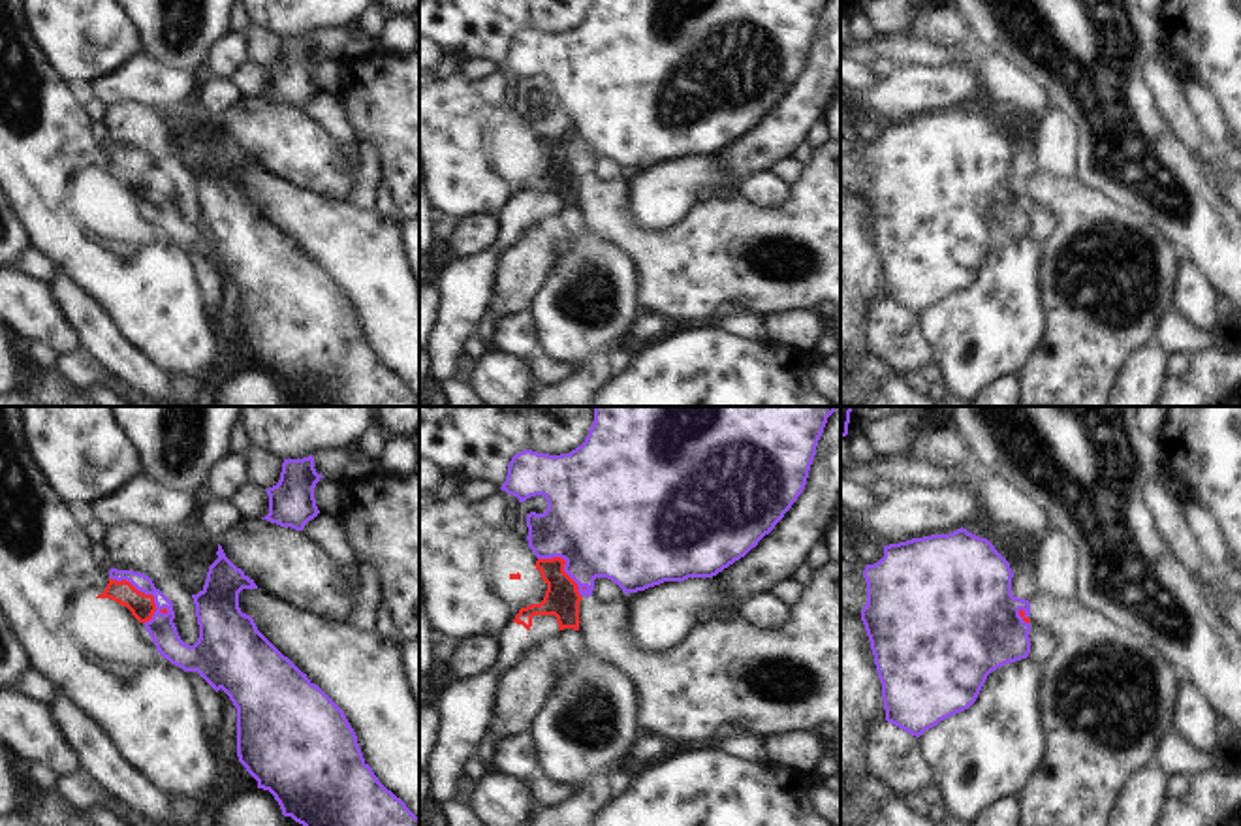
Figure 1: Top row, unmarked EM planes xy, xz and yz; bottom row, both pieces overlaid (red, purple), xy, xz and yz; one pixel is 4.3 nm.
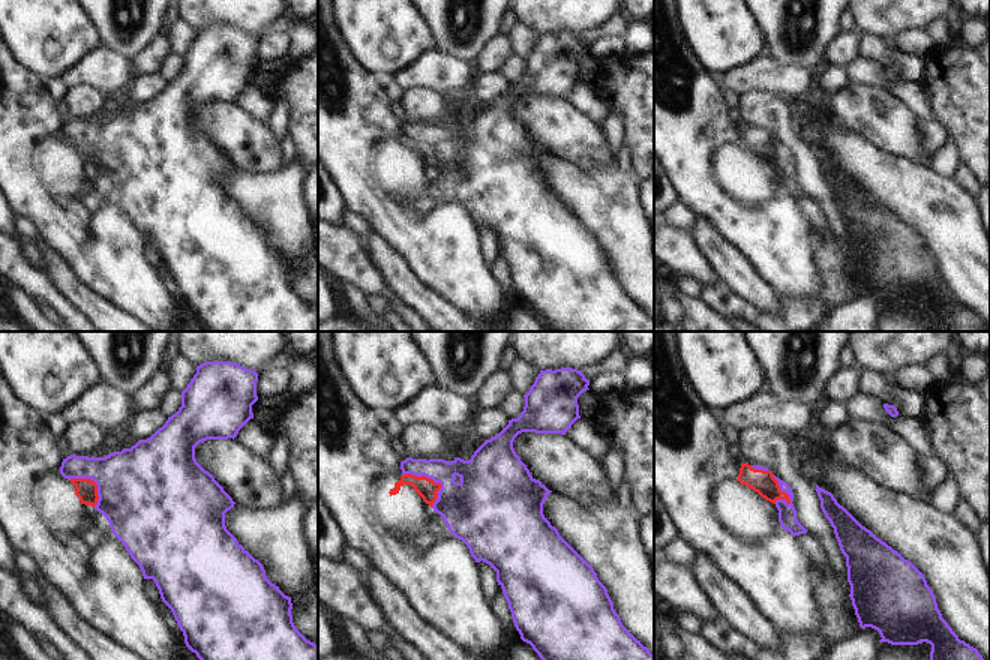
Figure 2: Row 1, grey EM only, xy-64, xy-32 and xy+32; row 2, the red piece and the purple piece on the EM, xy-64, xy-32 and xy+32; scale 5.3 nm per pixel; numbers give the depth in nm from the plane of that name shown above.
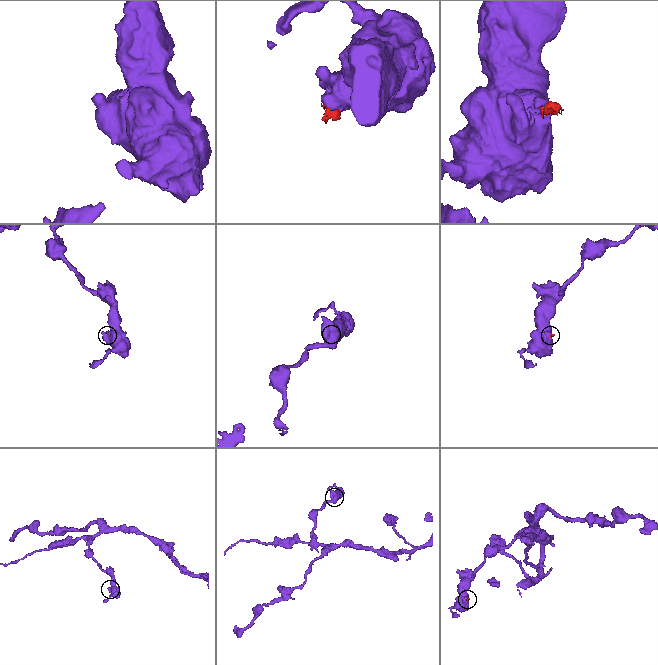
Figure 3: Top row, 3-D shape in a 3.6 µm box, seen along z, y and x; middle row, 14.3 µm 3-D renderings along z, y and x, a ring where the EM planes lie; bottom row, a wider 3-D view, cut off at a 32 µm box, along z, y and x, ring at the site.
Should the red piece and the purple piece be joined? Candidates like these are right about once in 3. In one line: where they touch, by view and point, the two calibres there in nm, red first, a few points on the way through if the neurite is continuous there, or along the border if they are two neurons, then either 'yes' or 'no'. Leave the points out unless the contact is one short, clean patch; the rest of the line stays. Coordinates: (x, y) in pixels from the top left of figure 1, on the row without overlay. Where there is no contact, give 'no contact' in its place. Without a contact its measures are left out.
xy (143, 172) | 110/120 nm | across xy (141, 185), (143, 172), (153, 175), (162, 207) | yes

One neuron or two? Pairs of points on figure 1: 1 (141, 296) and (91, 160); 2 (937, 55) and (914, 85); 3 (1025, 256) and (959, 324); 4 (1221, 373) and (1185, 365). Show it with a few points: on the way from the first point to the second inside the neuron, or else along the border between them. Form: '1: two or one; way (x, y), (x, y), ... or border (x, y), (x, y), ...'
1: one; way (123, 262), (89, 224), (89, 194)
2: two; border (905, 68), (965, 63), (973, 72)
3: one; way (1008, 273), (984, 294), (976, 307)
4: one; way (1211, 373), (1194, 373)

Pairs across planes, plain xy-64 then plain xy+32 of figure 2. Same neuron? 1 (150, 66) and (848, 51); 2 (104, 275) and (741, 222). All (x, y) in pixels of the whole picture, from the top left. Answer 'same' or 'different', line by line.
1: same
2: same

